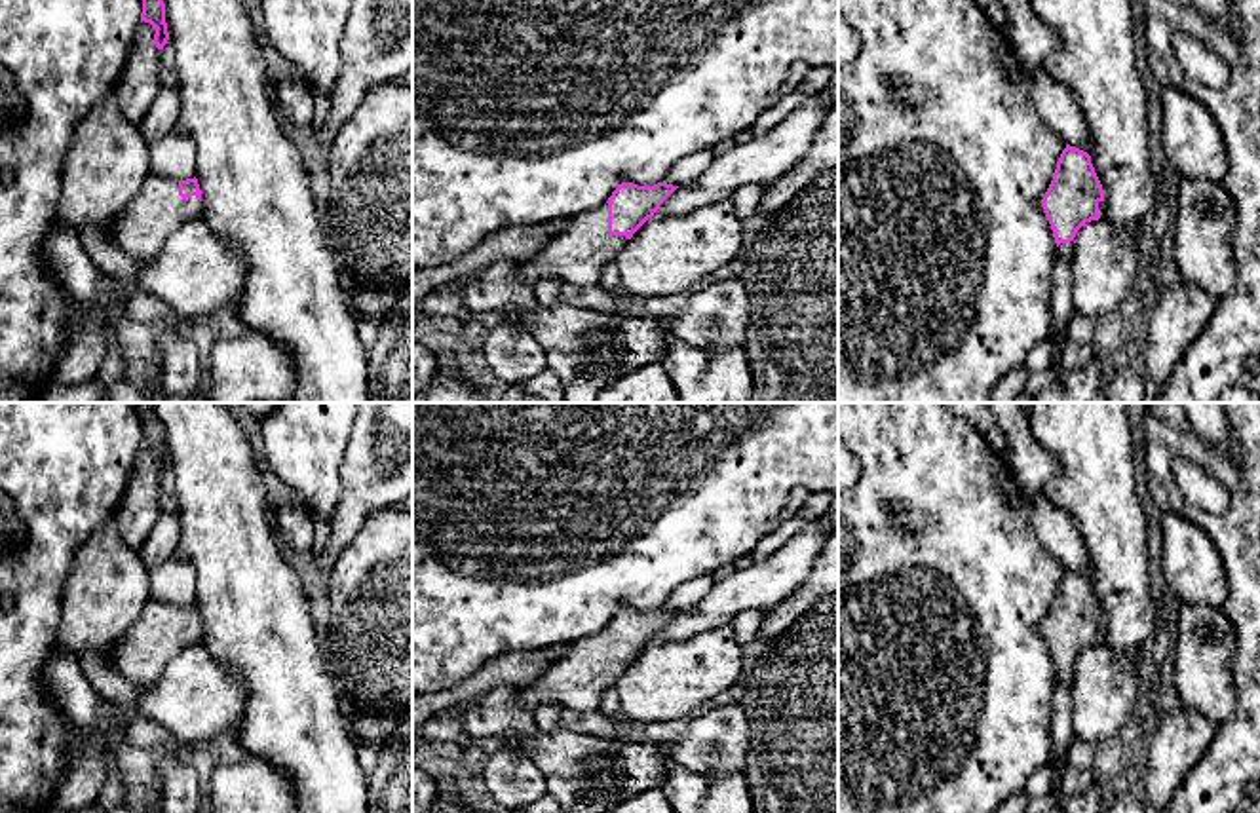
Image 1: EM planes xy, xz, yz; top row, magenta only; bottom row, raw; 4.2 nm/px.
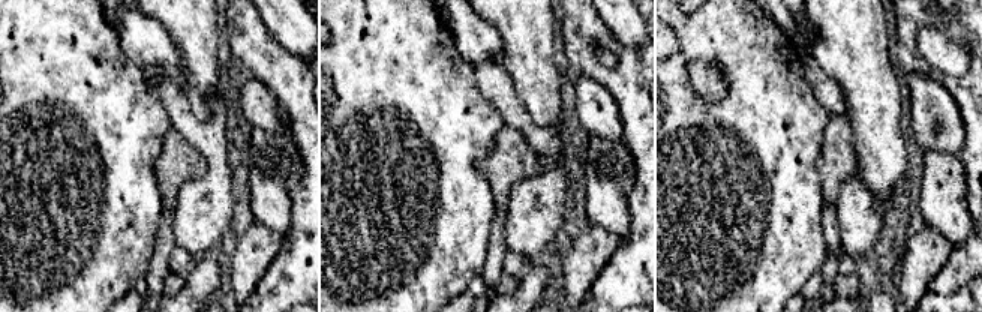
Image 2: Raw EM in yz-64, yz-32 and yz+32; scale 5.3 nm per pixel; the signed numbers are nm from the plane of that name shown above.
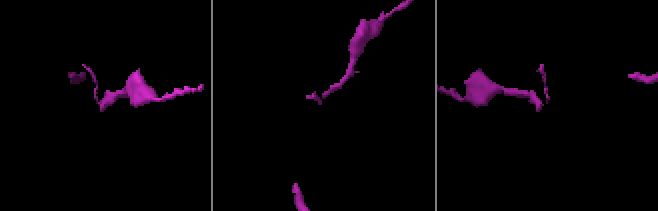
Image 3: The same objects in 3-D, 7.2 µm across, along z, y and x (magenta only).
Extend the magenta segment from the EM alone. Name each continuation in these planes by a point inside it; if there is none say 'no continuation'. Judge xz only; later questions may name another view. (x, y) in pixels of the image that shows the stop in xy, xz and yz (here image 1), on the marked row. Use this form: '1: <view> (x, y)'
1: xz (576, 255)

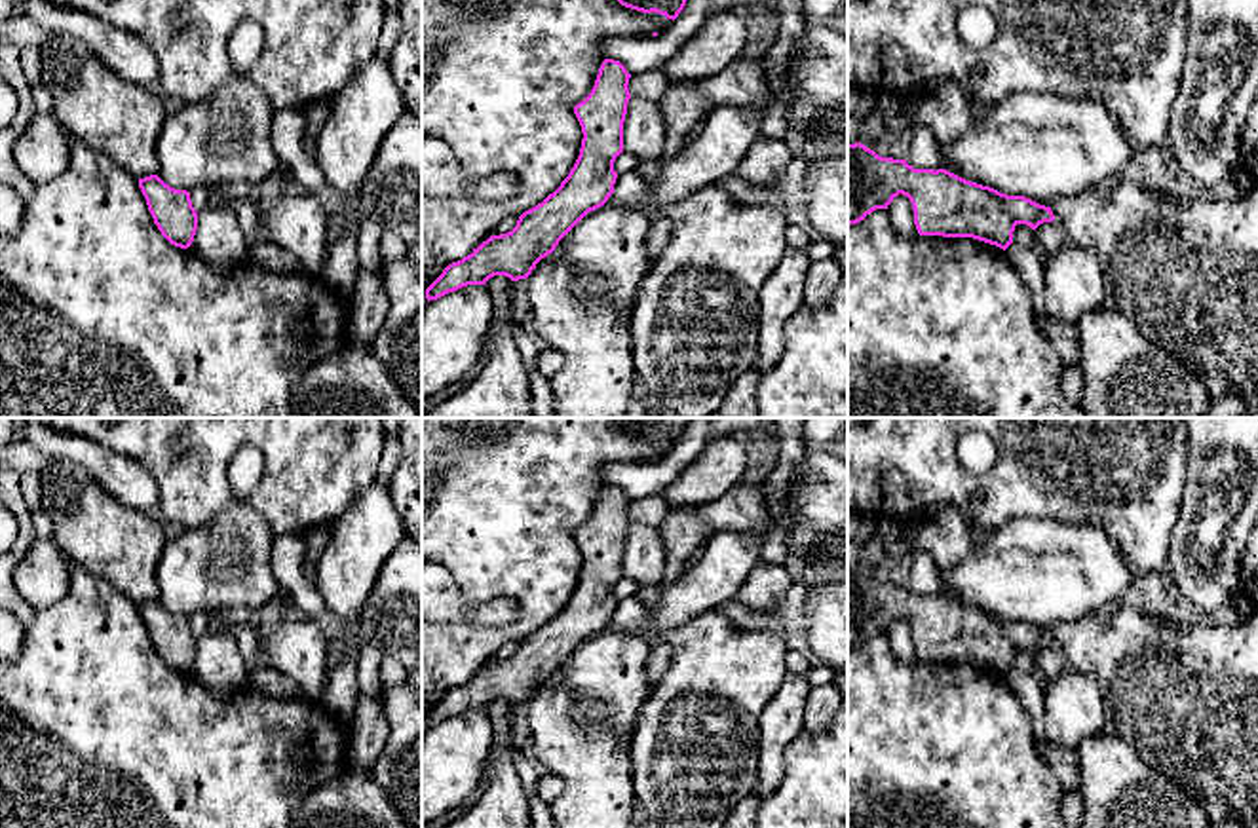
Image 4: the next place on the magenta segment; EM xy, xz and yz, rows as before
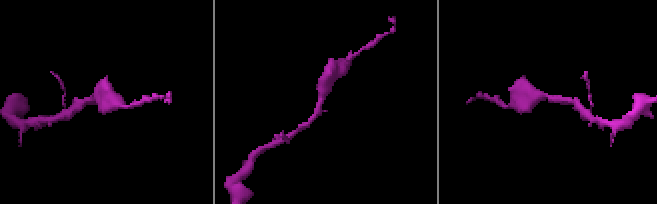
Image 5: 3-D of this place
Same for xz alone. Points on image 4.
no continuation

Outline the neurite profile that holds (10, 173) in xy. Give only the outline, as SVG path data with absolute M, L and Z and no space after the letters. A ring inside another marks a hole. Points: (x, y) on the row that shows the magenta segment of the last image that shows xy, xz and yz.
M10 42L0 46L0 78L19 101L13 122L0 129L0 182L10 184L23 199L21 228L11 235L0 235L0 418L291 418L291 391L298 378L325 353L334 353L350 342L348 300L319 275L277 273L249 260L232 272L217 272L190 247L171 245L154 224L139 179L78 139L70 139L70 160L63 175L40 184L30 182L19 171L11 150L36 110L19 65L19 47Z

